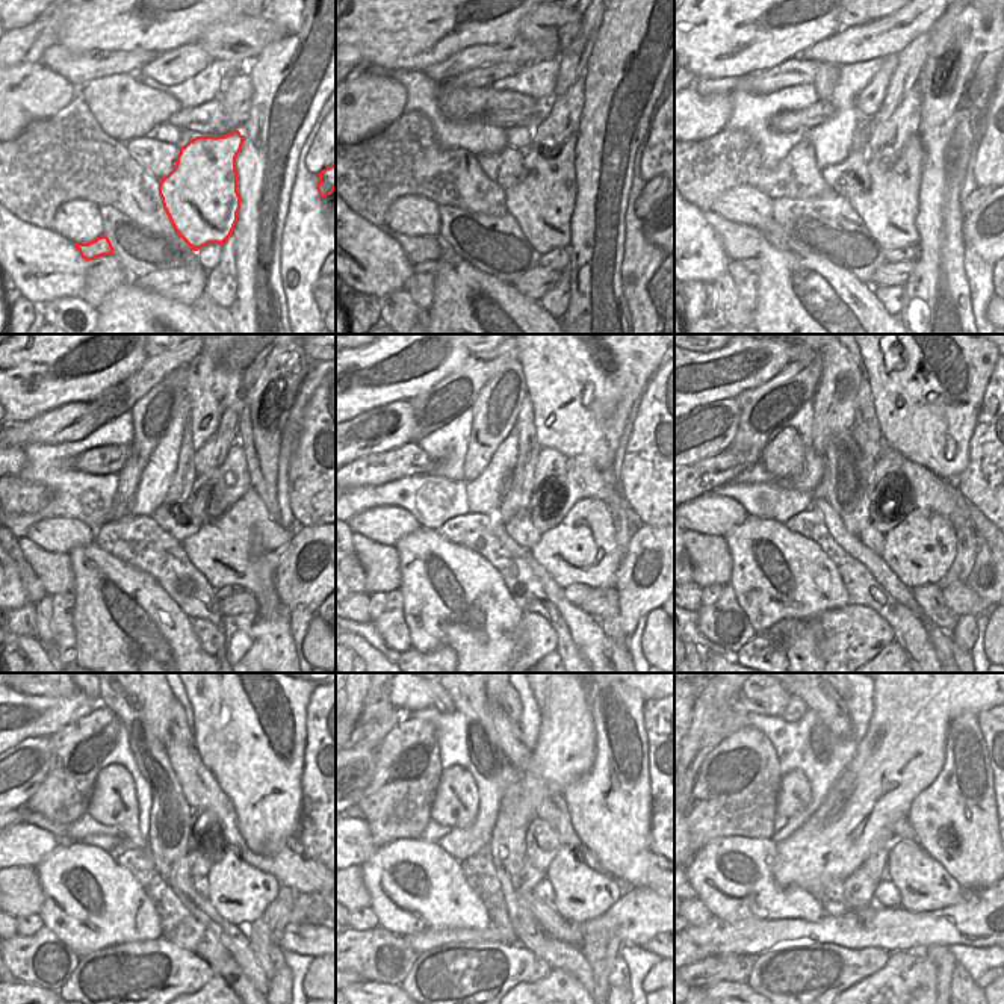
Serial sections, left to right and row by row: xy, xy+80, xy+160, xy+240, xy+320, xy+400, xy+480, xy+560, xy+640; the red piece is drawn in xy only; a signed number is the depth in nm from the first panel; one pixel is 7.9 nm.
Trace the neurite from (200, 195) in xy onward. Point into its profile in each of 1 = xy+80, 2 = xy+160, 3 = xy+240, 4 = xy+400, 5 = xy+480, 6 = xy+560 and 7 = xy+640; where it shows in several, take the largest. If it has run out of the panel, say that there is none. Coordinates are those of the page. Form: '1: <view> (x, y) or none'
1: xy+80 (543, 201)
2: xy+160 (889, 207)
3: xy+240 (242, 548)
4: xy+400 (920, 551)
5: xy+480 (239, 892)
6: xy+560 (581, 894)
7: xy+640 (924, 885)

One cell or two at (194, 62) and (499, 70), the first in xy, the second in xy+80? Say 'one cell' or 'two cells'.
one cell

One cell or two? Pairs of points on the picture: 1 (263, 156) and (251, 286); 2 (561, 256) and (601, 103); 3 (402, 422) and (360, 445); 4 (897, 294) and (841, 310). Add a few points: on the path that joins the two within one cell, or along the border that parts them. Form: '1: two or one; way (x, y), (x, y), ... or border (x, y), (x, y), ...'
1: one; way (263, 188), (257, 203), (256, 254)
2: two; border (567, 248), (569, 266)
3: one; way (395, 434), (381, 436), (372, 442)
4: two; border (873, 288), (877, 300), (897, 316)

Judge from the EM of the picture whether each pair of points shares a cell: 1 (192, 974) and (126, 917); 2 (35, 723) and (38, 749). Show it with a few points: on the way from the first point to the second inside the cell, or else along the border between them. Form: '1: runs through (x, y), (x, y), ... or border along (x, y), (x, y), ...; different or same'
1: border along (161, 936), (117, 945); different
2: border along (49, 737), (27, 737), (15, 746); different

